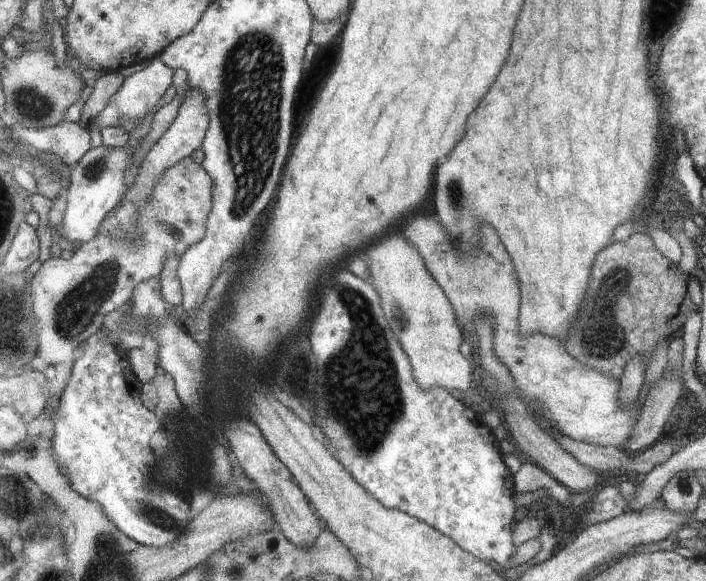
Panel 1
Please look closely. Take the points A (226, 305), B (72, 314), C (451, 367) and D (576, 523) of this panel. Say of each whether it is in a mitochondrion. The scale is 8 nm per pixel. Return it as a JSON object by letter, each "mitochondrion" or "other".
{"A":"other","B":"mitochondrion","C":"other","D":"other"}

